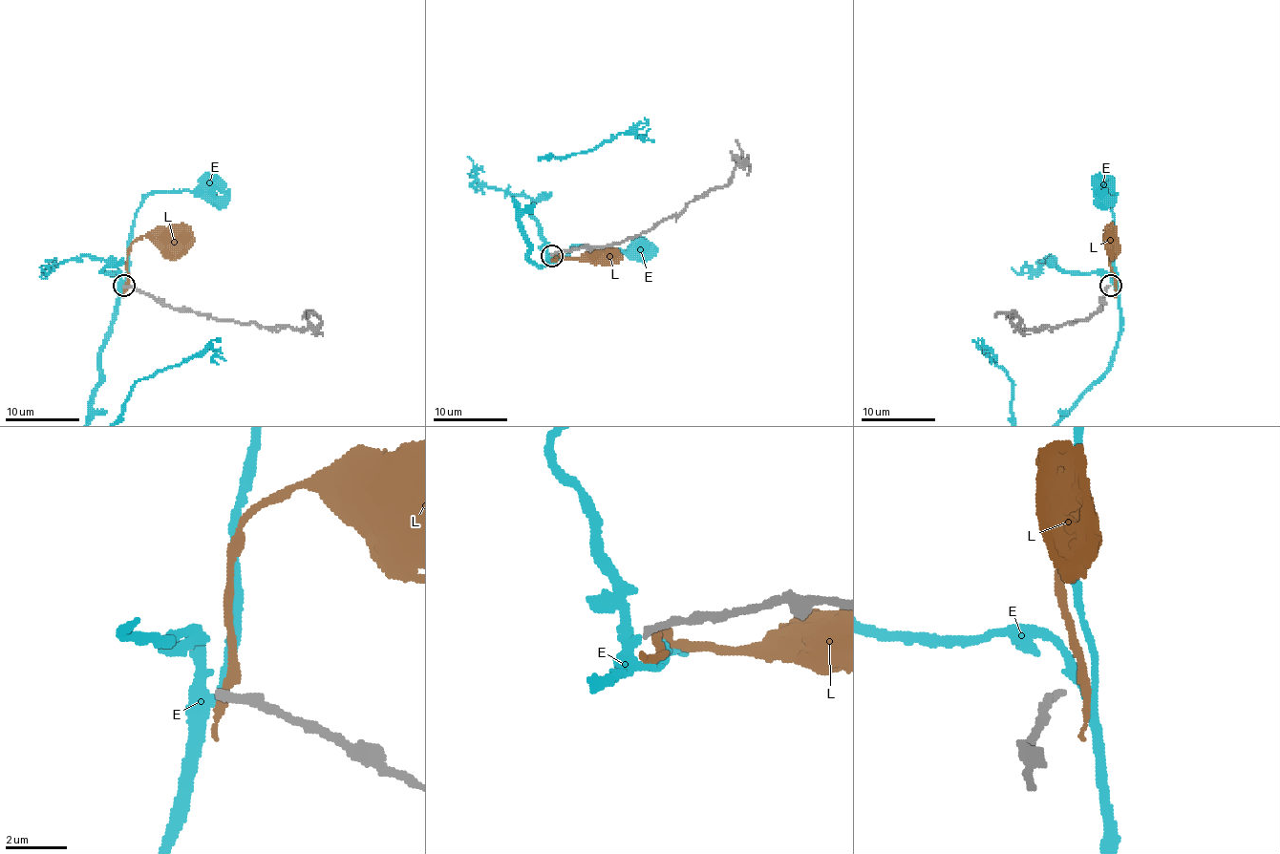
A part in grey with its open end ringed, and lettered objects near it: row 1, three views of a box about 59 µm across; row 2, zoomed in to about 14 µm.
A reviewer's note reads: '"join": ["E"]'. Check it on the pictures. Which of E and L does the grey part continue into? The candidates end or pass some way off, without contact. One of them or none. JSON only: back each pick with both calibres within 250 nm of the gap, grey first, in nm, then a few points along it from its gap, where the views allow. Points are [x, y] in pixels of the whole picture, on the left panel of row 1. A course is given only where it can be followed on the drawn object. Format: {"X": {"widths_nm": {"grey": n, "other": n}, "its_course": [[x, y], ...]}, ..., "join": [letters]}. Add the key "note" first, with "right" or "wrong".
{"note": "right", "E": {"widths_nm": {"grey": 240, "other": 280}}, "join": ["E"]}

